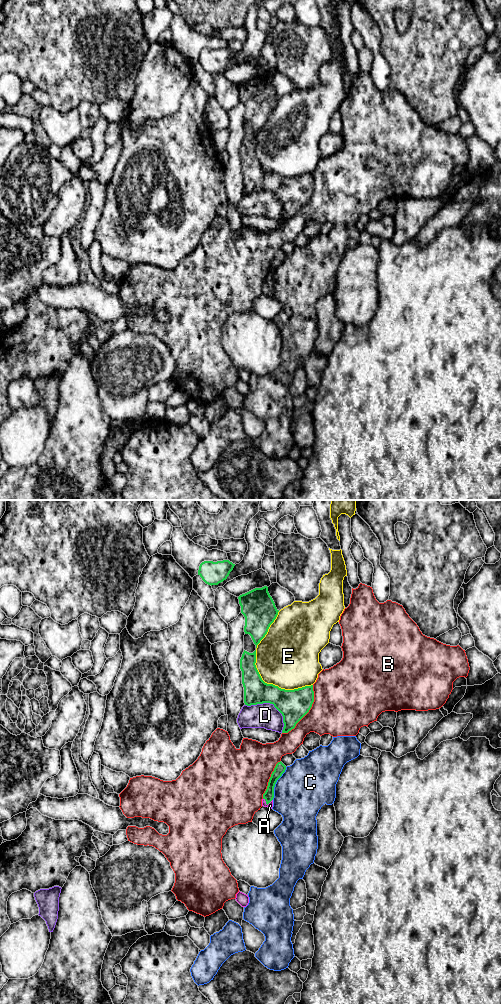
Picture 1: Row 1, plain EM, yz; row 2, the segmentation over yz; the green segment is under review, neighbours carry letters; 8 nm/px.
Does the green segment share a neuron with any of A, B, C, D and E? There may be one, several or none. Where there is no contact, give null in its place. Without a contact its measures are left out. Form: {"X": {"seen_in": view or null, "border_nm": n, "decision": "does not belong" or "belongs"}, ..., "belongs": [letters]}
{"A": {"seen_in": "yz", "border_nm": 80, "decision": "belongs"}, "B": {"seen_in": "yz", "border_nm": 460, "decision": "does not belong"}, "C": {"seen_in": "yz", "border_nm": 280, "decision": "does not belong"}, "D": {"seen_in": "yz", "border_nm": 380, "decision": "does not belong"}, "E": {"seen_in": "yz", "border_nm": 550, "decision": "does not belong"}, "belongs": ["A"]}

